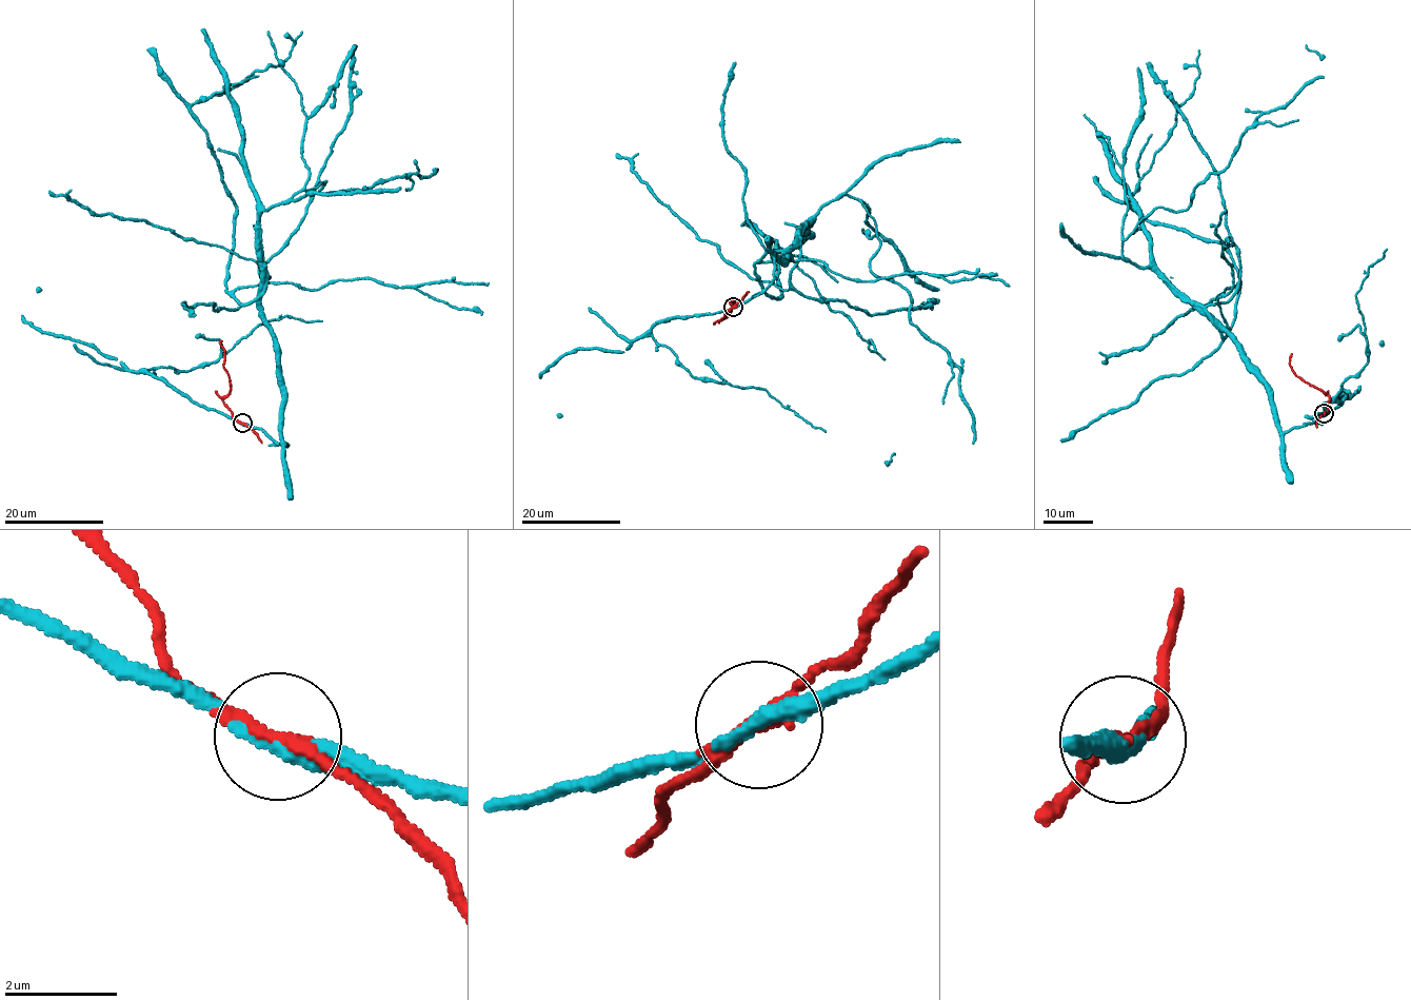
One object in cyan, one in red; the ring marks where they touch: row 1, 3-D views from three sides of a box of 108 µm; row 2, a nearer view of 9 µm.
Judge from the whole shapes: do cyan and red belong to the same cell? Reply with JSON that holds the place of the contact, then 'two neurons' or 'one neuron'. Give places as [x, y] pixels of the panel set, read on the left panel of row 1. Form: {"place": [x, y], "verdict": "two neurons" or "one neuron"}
{"place": [242, 423], "verdict": "two neurons"}

